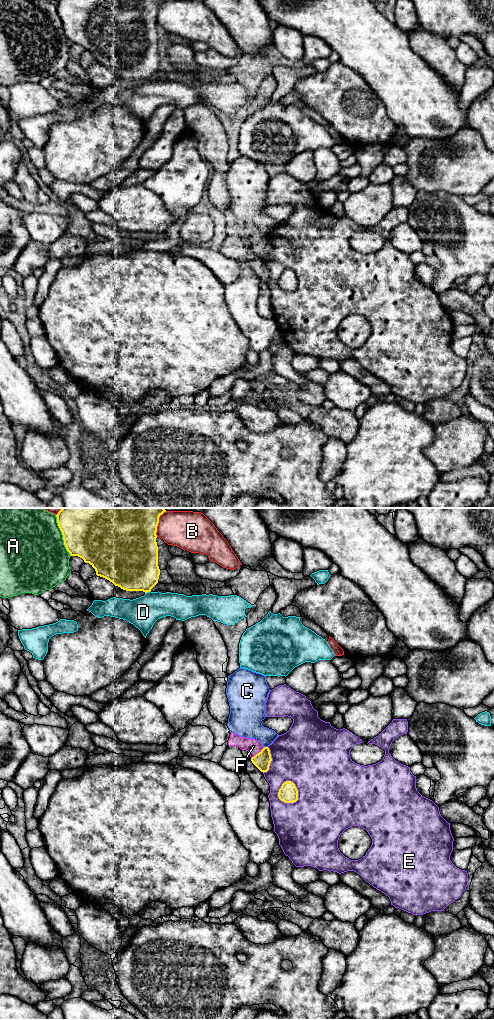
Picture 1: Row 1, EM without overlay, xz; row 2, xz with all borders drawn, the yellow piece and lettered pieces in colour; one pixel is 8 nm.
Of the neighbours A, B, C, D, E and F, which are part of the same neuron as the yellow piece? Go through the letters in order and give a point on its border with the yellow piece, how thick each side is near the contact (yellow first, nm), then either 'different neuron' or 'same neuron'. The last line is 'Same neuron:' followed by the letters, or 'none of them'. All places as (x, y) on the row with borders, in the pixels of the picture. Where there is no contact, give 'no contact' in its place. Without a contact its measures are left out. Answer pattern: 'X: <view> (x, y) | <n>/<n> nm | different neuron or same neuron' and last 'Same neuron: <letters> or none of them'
A: xz (62, 534) | 500/500 nm | different neuron
B: xz (158, 522) | 500/320 nm | different neuron
C: xz (266, 747) | 140/220 nm | different neuron
D: xz (147, 591) | 420/240 nm | different neuron
E: xz (297, 790) | 160/500 nm | different neuron
F: xz (258, 753) | 140/120 nm | different neuron
Same neuron: none of them

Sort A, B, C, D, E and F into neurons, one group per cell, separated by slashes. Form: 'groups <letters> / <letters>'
groups A / B / C / D / E / F

